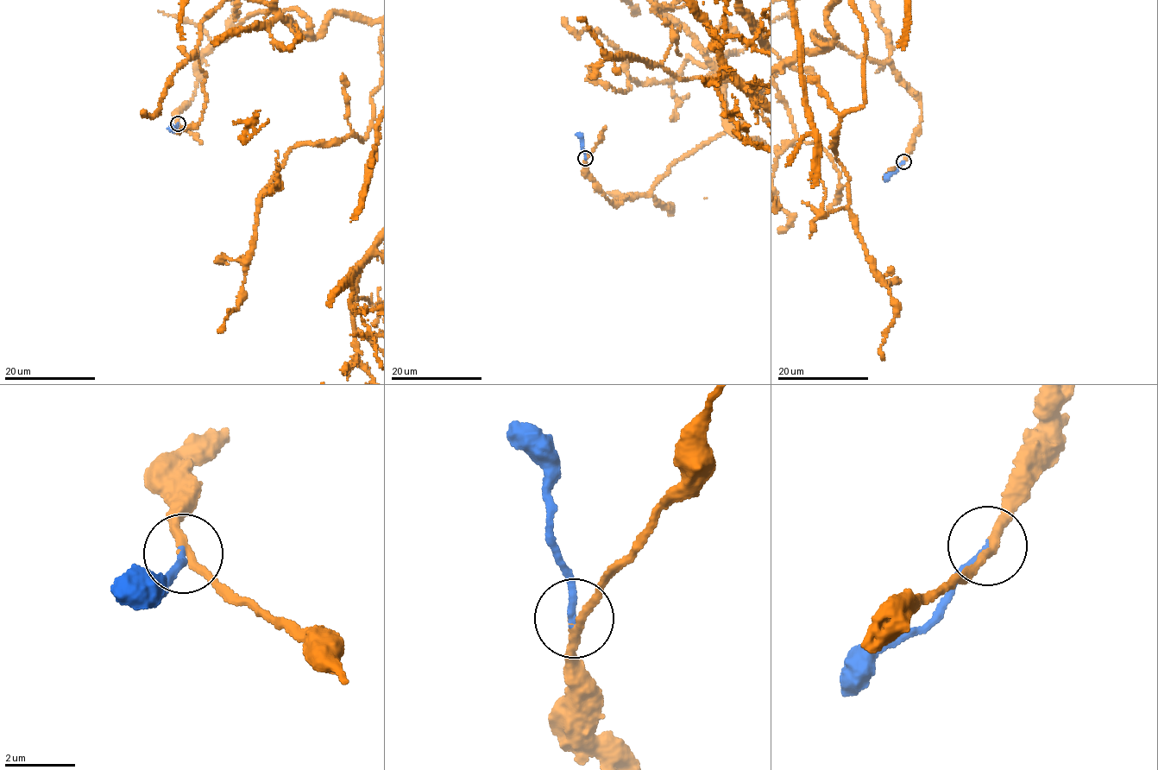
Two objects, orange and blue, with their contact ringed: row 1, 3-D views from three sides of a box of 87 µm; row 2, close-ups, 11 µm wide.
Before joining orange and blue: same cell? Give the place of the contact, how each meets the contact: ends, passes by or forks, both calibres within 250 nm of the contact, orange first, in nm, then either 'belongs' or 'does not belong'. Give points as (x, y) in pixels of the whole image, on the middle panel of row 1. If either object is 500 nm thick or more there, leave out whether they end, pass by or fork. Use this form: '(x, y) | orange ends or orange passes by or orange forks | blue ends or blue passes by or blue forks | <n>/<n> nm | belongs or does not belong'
(585, 158) | orange passes by | blue ends | 240/200 nm | belongs

